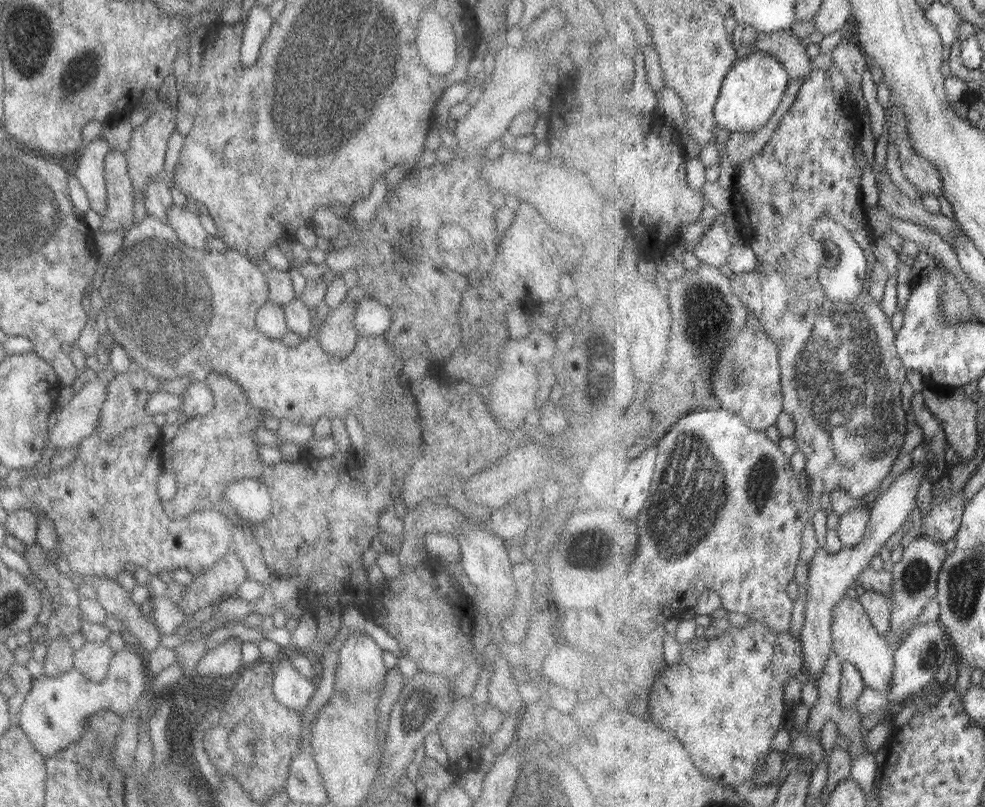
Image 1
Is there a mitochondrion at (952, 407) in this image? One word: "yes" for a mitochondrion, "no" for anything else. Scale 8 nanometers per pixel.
no

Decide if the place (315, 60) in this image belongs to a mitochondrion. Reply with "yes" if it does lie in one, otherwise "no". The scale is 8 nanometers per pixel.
yes

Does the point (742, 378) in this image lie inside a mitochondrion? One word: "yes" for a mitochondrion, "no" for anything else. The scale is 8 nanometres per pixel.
yes

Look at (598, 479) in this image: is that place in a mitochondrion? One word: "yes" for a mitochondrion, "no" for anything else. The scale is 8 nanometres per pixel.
no

